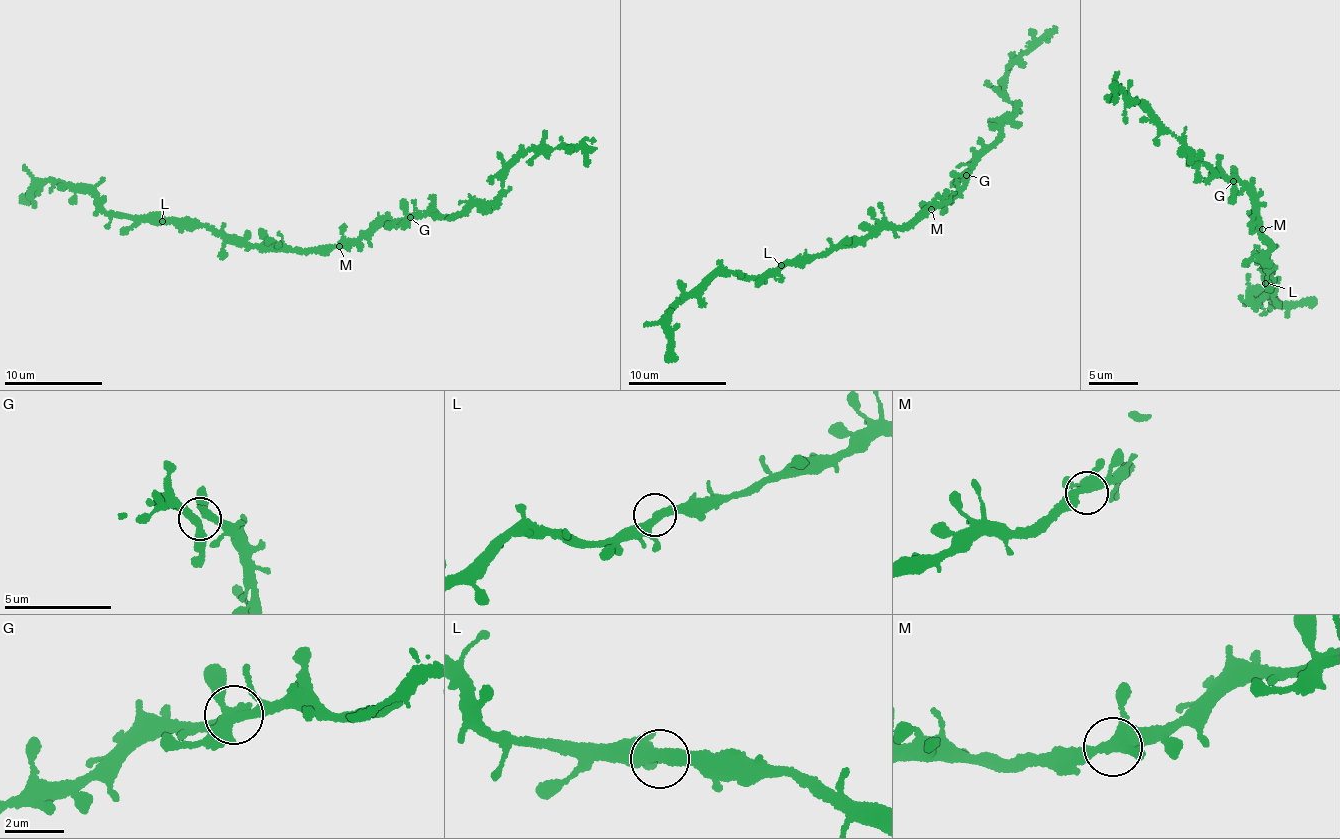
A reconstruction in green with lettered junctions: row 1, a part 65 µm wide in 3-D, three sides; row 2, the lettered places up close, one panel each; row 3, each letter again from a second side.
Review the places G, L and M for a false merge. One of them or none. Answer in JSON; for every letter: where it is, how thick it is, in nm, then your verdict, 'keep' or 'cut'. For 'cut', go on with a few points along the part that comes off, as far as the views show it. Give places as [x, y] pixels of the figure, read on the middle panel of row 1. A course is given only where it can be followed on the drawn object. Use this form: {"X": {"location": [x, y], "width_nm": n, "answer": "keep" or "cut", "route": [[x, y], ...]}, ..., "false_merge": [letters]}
{"G": {"location": [966, 175], "width_nm": 360, "answer": "keep"}, "L": {"location": [781, 265], "width_nm": 340, "answer": "keep"}, "M": {"location": [931, 209], "width_nm": 360, "answer": "keep"}, "false_merge": []}

